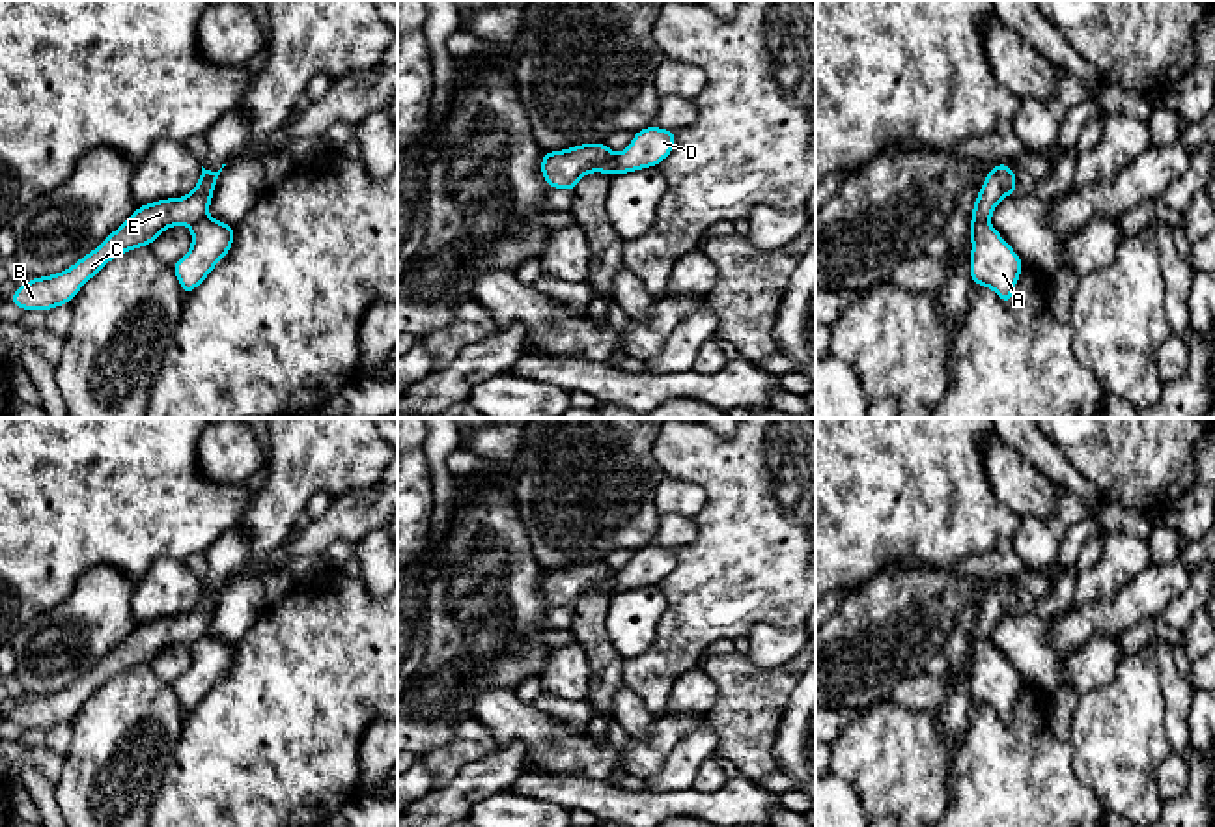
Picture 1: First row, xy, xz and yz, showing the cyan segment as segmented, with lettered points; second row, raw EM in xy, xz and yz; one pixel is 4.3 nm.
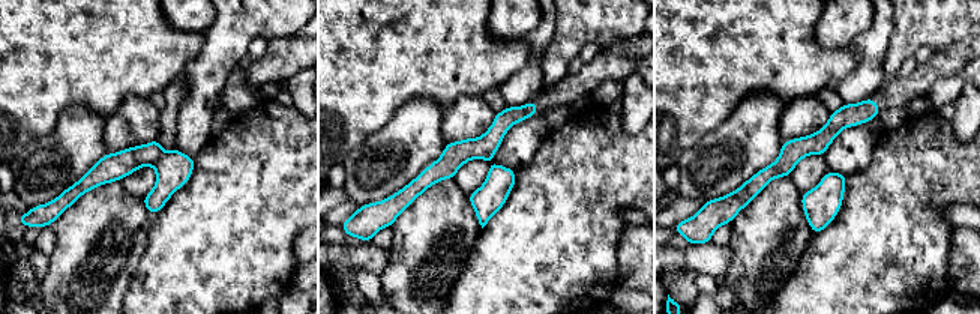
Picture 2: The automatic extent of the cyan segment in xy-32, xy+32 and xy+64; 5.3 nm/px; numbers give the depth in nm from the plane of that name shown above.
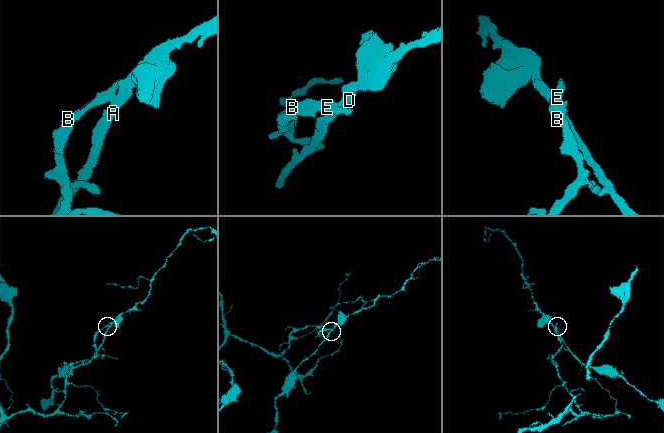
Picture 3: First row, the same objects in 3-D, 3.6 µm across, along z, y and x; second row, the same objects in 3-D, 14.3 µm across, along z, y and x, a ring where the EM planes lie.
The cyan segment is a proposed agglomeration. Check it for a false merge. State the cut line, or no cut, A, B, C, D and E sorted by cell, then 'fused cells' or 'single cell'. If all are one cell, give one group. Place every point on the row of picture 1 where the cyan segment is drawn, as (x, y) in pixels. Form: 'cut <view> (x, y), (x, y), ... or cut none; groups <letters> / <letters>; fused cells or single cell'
cut xz (613, 155), (614, 174); groups A D / B C E; fused cells

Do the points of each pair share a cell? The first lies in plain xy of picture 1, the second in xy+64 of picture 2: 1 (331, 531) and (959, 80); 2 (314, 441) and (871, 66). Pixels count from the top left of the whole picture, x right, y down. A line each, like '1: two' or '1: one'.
1: two
2: two

